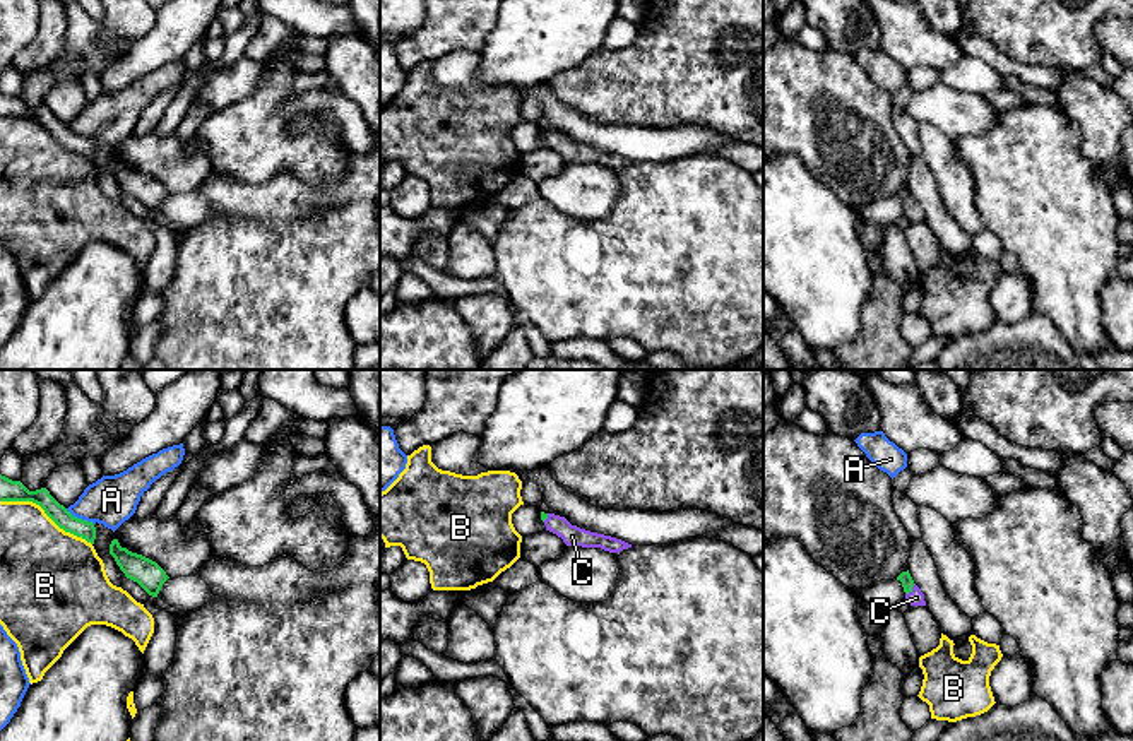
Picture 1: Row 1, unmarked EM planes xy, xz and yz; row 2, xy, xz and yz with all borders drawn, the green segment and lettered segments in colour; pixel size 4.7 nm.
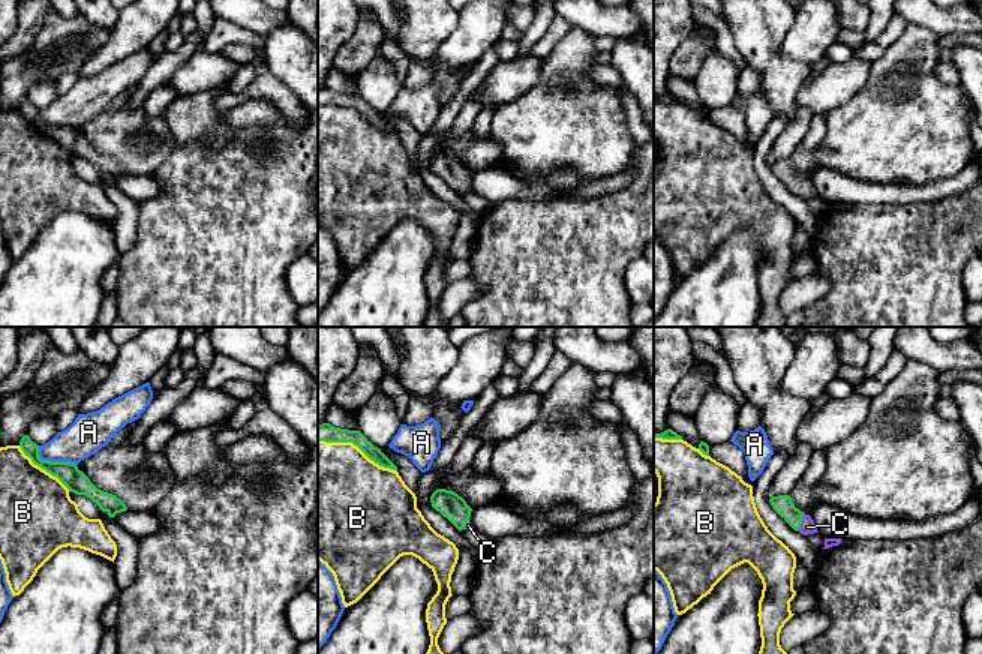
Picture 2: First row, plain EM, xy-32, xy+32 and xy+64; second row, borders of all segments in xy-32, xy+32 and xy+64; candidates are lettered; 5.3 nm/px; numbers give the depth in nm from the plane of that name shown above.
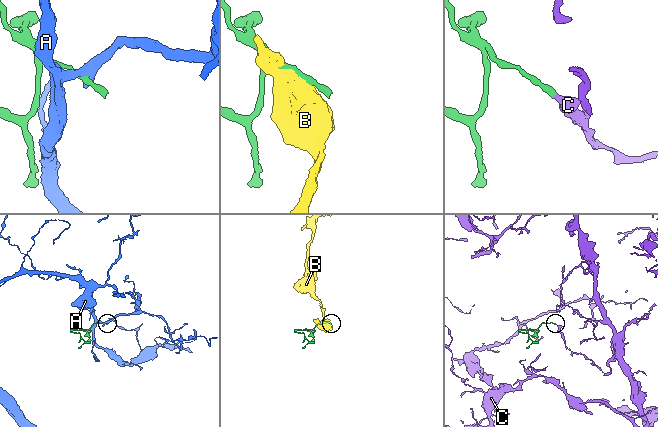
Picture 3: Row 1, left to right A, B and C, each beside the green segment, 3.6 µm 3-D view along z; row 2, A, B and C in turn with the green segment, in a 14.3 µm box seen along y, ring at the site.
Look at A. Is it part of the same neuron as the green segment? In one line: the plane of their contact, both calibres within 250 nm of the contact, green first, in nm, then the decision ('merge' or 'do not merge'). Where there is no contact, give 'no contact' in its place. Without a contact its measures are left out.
contact in xy; calibres 90 and 240 nm; do not merge

